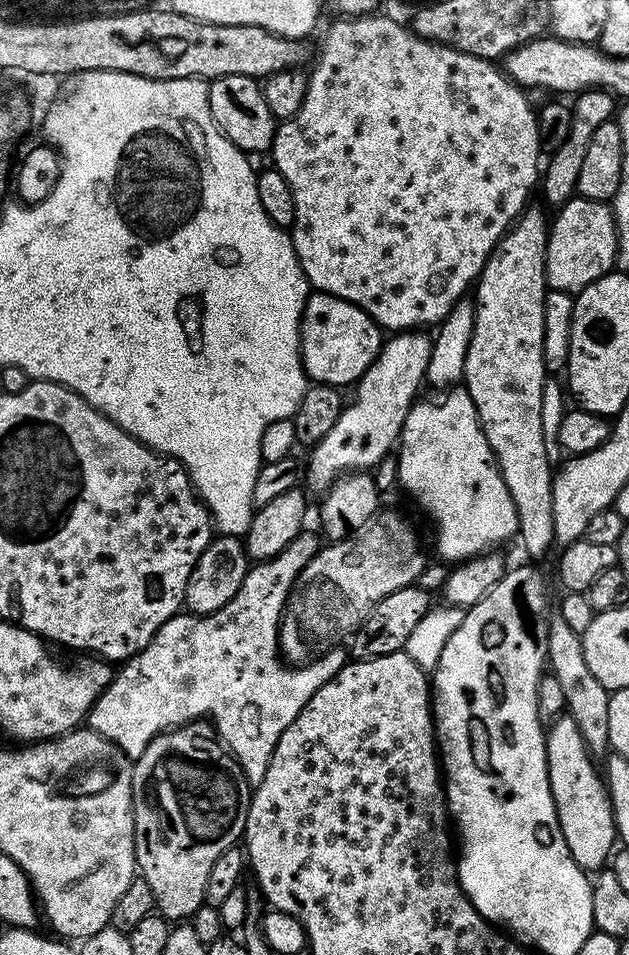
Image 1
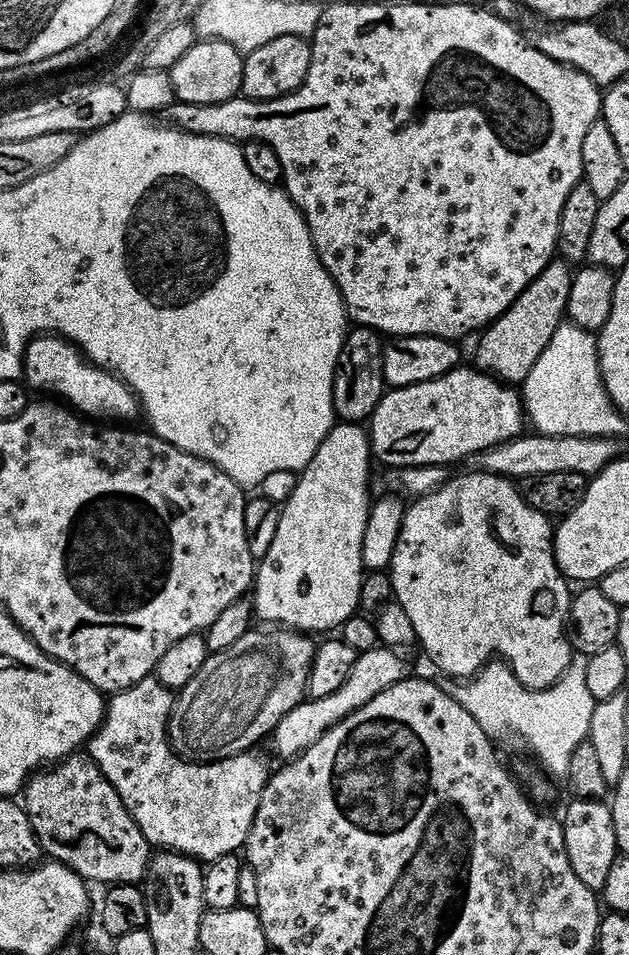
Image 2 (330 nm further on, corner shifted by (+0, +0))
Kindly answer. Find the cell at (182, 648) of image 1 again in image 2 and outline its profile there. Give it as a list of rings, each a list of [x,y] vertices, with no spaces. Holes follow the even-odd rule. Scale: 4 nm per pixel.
[[[155,675],[147,676],[126,690],[111,693],[106,700],[104,719],[88,741],[86,752],[101,768],[110,786],[114,786],[118,798],[122,798],[130,818],[134,818],[149,845],[163,846],[201,862],[211,862],[239,853],[250,834],[254,814],[258,814],[258,802],[262,798],[270,768],[252,750],[207,762],[181,758],[168,743],[168,715],[172,712],[173,699],[173,689],[157,680]]]

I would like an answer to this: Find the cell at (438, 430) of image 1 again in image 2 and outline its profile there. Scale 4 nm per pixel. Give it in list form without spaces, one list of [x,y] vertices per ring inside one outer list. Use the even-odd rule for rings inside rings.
[[[460,472],[457,476],[449,475],[444,483],[438,485],[432,492],[415,497],[405,507],[401,520],[401,530],[394,546],[390,575],[392,579],[392,595],[395,603],[406,610],[410,623],[414,625],[416,644],[424,647],[428,660],[443,675],[448,678],[471,678],[493,658],[499,658],[511,668],[518,682],[525,688],[548,688],[560,681],[560,676],[572,664],[574,649],[566,631],[568,623],[568,605],[570,603],[569,581],[561,574],[556,564],[556,553],[552,551],[554,528],[549,517],[543,512],[534,510],[524,500],[523,491],[509,477],[499,476],[493,472]]]

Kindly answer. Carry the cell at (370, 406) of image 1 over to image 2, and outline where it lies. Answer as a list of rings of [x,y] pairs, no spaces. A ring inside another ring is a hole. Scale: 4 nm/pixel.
[[[336,422],[322,438],[318,450],[314,450],[314,458],[296,477],[294,494],[284,501],[280,517],[278,518],[278,530],[274,534],[274,542],[270,542],[270,550],[266,550],[264,556],[259,557],[258,567],[254,572],[254,612],[261,621],[267,622],[272,626],[283,626],[288,630],[295,630],[305,634],[328,634],[331,628],[339,629],[352,615],[360,608],[360,591],[362,590],[366,569],[362,558],[362,534],[365,533],[368,509],[370,507],[370,497],[368,498],[368,471],[374,465],[372,446],[368,438],[367,431],[356,422]]]

